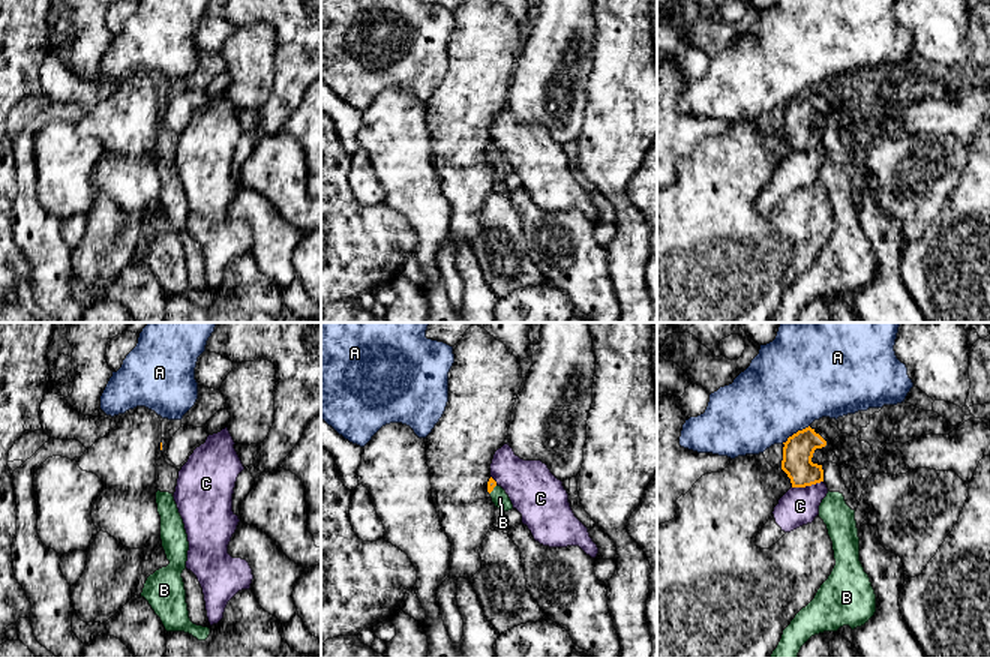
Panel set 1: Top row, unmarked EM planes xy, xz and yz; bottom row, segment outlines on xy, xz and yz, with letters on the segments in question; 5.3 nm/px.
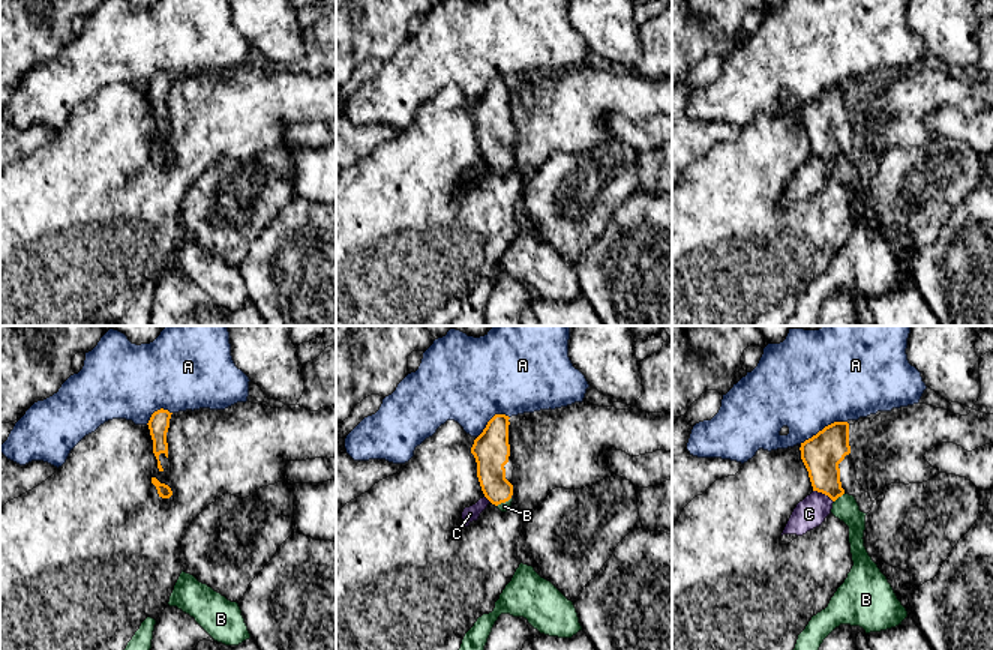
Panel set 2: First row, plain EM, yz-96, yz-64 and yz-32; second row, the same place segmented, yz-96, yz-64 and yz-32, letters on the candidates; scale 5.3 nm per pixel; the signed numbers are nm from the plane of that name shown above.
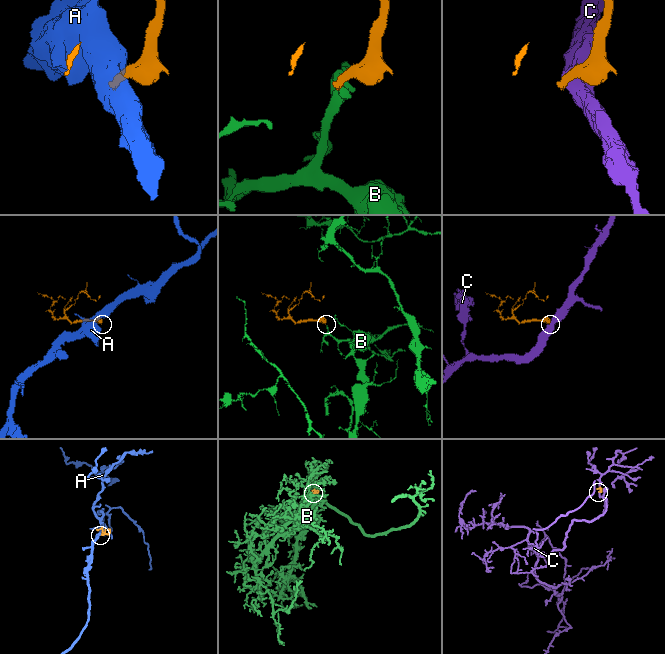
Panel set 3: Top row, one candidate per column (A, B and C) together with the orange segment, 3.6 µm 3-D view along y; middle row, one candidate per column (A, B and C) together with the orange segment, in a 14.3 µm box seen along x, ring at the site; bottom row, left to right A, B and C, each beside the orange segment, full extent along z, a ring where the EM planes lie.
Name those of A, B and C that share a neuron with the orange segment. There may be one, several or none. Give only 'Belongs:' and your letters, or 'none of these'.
Belongs: B

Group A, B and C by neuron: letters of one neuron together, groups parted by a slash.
A / B / C

